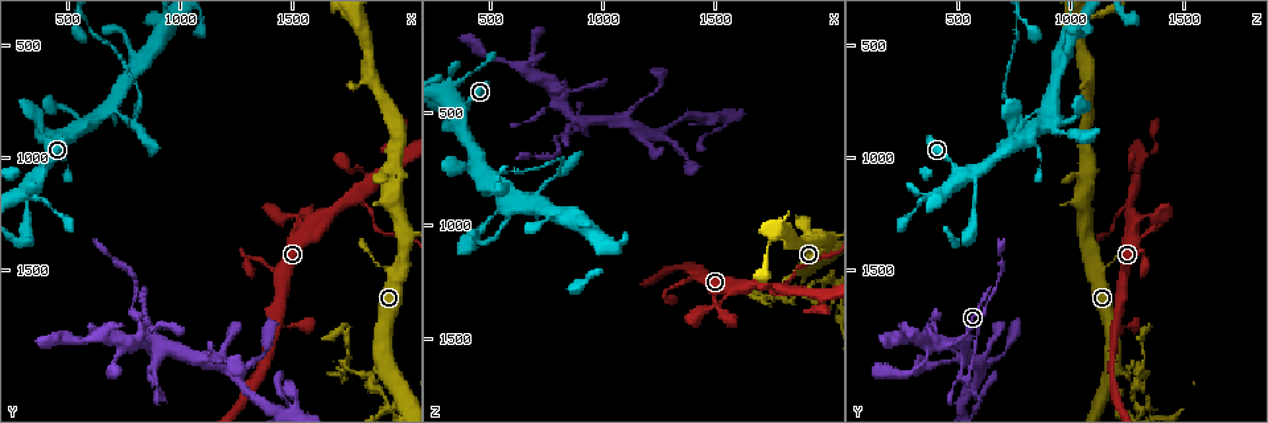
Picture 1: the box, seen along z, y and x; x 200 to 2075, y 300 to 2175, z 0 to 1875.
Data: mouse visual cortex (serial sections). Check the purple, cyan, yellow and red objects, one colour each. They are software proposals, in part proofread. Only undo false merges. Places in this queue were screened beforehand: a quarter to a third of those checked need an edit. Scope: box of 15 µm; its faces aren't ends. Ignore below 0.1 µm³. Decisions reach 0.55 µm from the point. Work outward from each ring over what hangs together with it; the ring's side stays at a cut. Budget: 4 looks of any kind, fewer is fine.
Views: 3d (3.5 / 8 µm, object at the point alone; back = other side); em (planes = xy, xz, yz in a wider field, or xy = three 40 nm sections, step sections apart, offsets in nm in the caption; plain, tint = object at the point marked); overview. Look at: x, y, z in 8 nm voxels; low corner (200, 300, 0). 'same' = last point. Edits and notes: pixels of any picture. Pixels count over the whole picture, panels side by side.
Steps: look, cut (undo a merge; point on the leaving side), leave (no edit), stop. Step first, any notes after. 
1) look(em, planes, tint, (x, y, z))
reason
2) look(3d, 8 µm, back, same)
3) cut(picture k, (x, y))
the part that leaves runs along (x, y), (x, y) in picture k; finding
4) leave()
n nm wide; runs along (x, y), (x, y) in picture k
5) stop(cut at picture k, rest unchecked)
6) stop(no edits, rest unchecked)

look(3d, 3.5 µm, (880, 1940, 530))
calibre changes

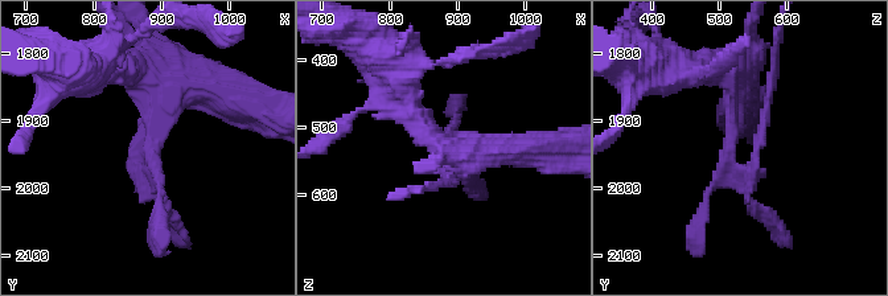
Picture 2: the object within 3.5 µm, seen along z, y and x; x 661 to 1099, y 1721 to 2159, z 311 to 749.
look(em, xy, step 1, tint, (885, 1935, 520))
now the EM

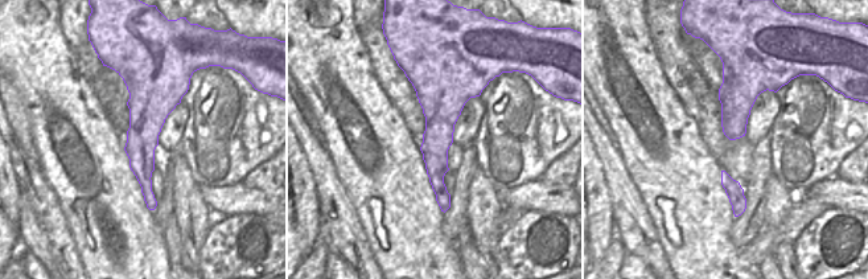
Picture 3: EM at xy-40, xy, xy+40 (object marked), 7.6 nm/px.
cut(picture 2, (741, 175))
the part that leaves runs along (735, 132), (728, 160), (751, 168), (768, 103) in picture 2; two cells meet here

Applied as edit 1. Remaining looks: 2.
look(3d, 3.5 µm, (780, 840, 800))
three-way junction

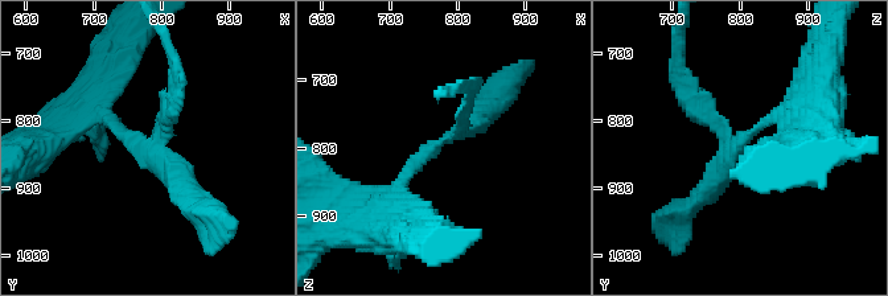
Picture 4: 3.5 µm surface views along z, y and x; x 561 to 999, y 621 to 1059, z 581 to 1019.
look(em, xy, step 2, tint, (775, 845, 795))

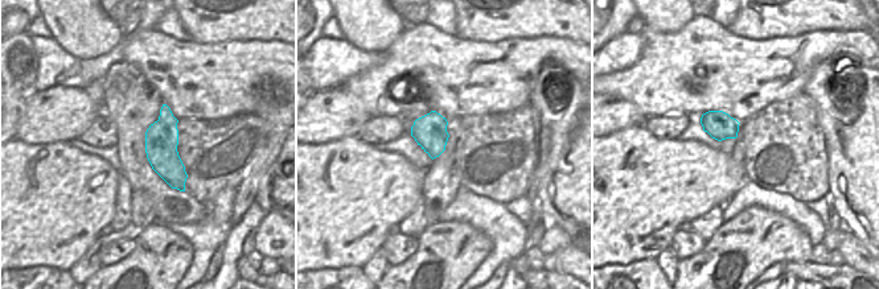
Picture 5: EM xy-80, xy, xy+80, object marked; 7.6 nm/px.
cut(picture 4, (703, 99))
arms of 150, 150, 300 nm; two cells meet here

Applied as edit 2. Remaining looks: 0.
stop(cut at picture 2, cut at picture 4, rest unchecked)

